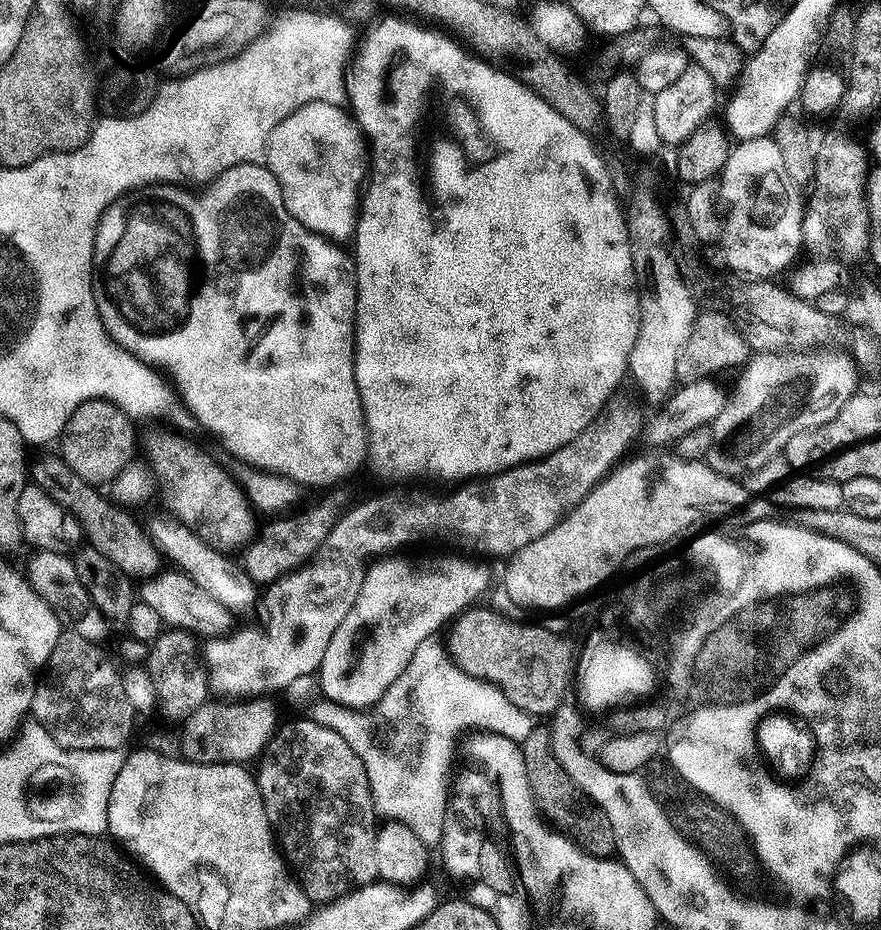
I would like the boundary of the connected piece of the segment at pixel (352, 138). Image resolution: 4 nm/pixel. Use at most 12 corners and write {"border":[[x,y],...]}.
{"border":[[327,100],[274,126],[266,167],[288,213],[353,239],[366,152]]}

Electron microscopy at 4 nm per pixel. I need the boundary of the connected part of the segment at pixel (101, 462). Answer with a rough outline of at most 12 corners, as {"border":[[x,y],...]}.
{"border":[[109,400],[70,414],[59,455],[87,484],[133,463],[138,432]]}

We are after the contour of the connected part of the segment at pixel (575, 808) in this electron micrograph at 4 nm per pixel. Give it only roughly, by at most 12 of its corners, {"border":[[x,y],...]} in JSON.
{"border":[[551,731],[520,744],[545,821],[589,856],[611,857],[610,818],[566,774]]}

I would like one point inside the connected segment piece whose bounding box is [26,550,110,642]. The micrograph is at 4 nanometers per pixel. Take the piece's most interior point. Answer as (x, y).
(52, 575)

